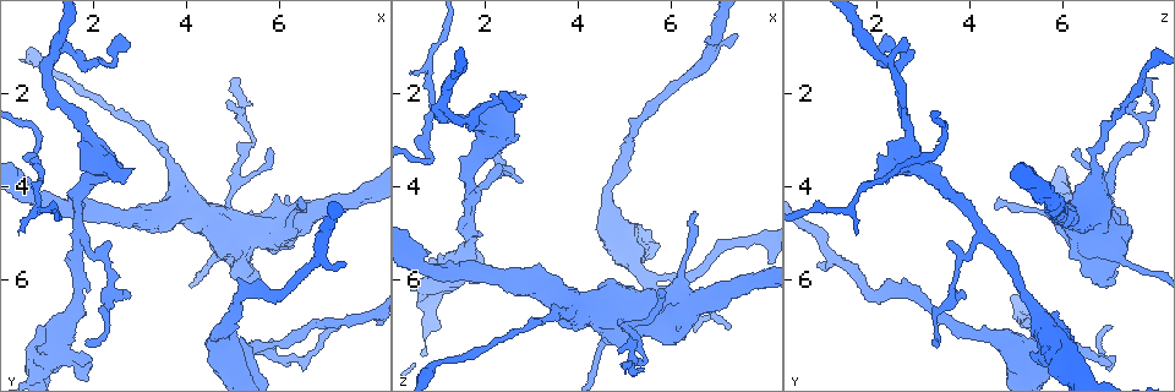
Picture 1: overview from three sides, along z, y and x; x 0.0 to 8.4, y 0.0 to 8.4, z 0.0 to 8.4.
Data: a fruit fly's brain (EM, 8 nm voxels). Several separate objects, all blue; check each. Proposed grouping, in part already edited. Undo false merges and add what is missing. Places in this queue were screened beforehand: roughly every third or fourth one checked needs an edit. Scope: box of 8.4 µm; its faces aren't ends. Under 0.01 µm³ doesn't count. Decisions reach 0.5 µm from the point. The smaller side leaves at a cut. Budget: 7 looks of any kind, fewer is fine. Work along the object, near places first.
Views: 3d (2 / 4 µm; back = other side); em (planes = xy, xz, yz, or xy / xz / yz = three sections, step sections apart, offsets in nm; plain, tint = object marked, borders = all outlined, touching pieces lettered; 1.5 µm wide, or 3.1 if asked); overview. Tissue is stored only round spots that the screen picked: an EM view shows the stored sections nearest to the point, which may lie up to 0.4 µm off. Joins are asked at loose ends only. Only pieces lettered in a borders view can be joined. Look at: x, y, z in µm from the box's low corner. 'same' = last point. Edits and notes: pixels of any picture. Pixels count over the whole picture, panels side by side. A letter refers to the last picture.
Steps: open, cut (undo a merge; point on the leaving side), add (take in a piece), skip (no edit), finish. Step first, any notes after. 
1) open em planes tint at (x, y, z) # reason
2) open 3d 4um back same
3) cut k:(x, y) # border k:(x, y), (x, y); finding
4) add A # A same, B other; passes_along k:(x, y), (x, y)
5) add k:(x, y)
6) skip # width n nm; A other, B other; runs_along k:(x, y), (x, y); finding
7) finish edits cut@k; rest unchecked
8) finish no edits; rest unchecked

open em planes borders at (4.55, 5.70, 7.45) # sudden change in width

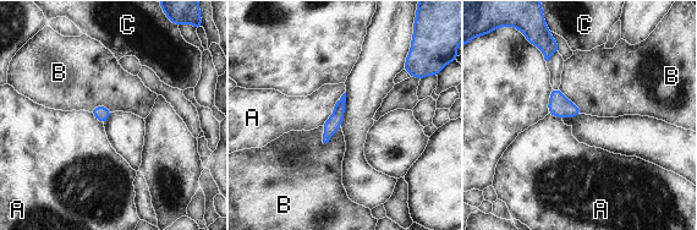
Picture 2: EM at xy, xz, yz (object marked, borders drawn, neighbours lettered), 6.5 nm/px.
skip # width 100 nm; A other, B other, C other; runs_along 2:(341, 102), (338, 116), (325, 138); continuous, no second cell

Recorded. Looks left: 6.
open em planes tint at (3.50, 3.20, 6.70) # sudden change in width

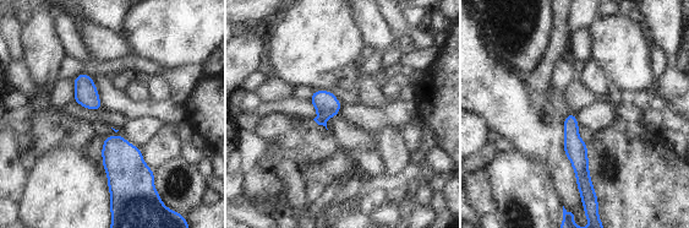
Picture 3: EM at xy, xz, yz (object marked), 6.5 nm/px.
open em planes borders same # what lies round it

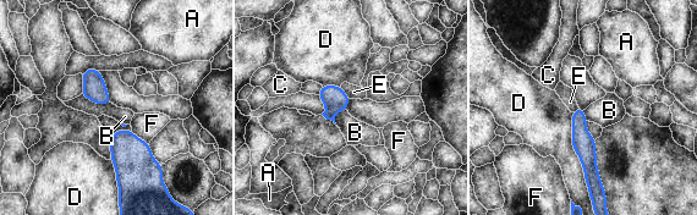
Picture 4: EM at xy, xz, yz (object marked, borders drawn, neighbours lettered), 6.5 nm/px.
skip # A other, B other, C other, D other, E other, F other; border 4:(81, 94), (103, 105), (111, 103); continuous, no second cell

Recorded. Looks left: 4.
open em planes borders at (1.10, 1.25, 2.30) # three-way junction

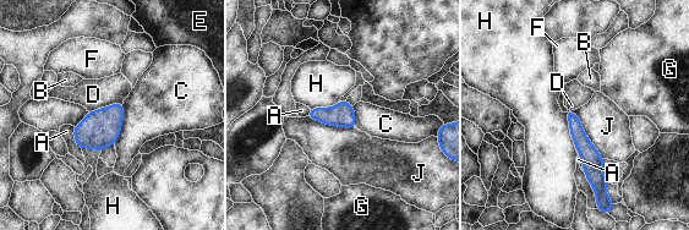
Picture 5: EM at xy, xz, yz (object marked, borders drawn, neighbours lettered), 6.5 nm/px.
skip # A other, B other, C other, D other, E other, F other, G other, H other, J other; runs_along 5:(568, 113), (597, 178); continuous, no second cell

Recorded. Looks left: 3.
finish no edits; rest unchecked

